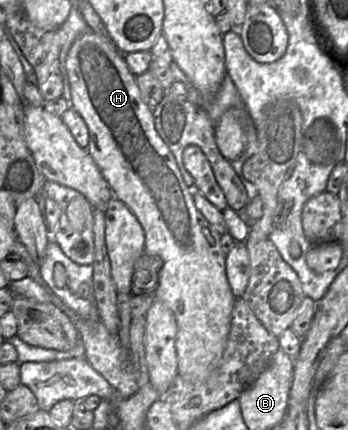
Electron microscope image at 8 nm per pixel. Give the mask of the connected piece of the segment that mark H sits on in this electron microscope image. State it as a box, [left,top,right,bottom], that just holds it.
[65,30,236,380]

